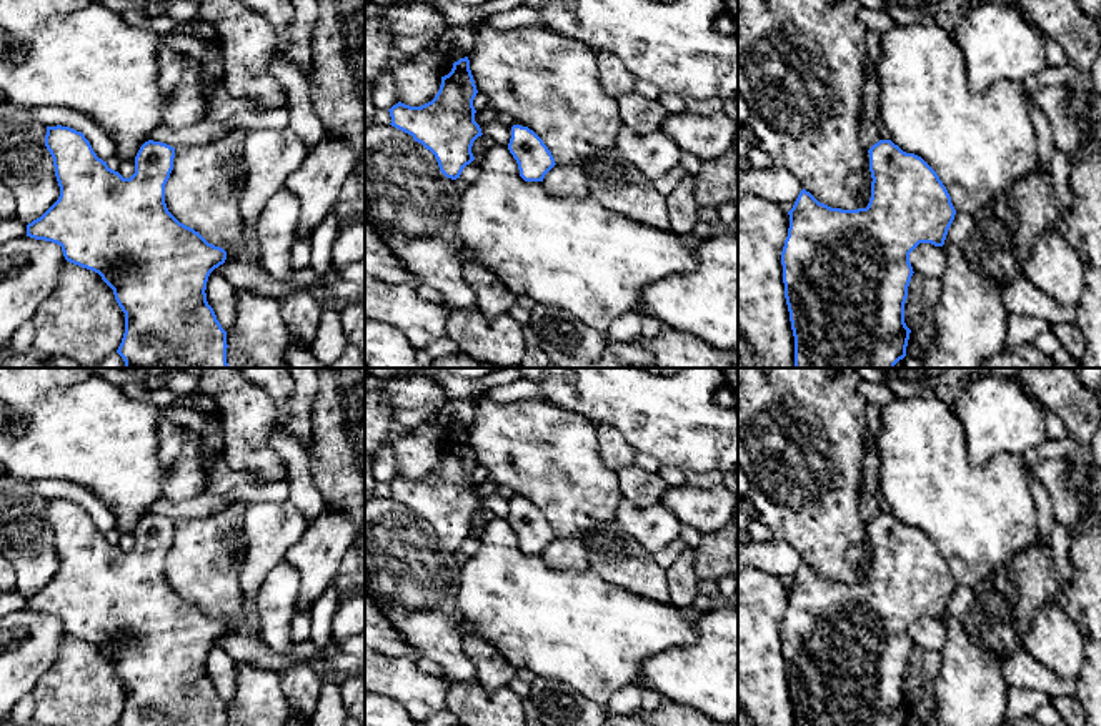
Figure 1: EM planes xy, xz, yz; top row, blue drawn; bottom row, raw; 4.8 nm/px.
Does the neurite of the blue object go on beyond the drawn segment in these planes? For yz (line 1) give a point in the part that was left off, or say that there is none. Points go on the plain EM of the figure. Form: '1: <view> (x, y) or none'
1: none

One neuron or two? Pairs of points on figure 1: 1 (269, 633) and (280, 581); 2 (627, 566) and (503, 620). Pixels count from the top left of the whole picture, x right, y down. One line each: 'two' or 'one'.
1: one
2: two

